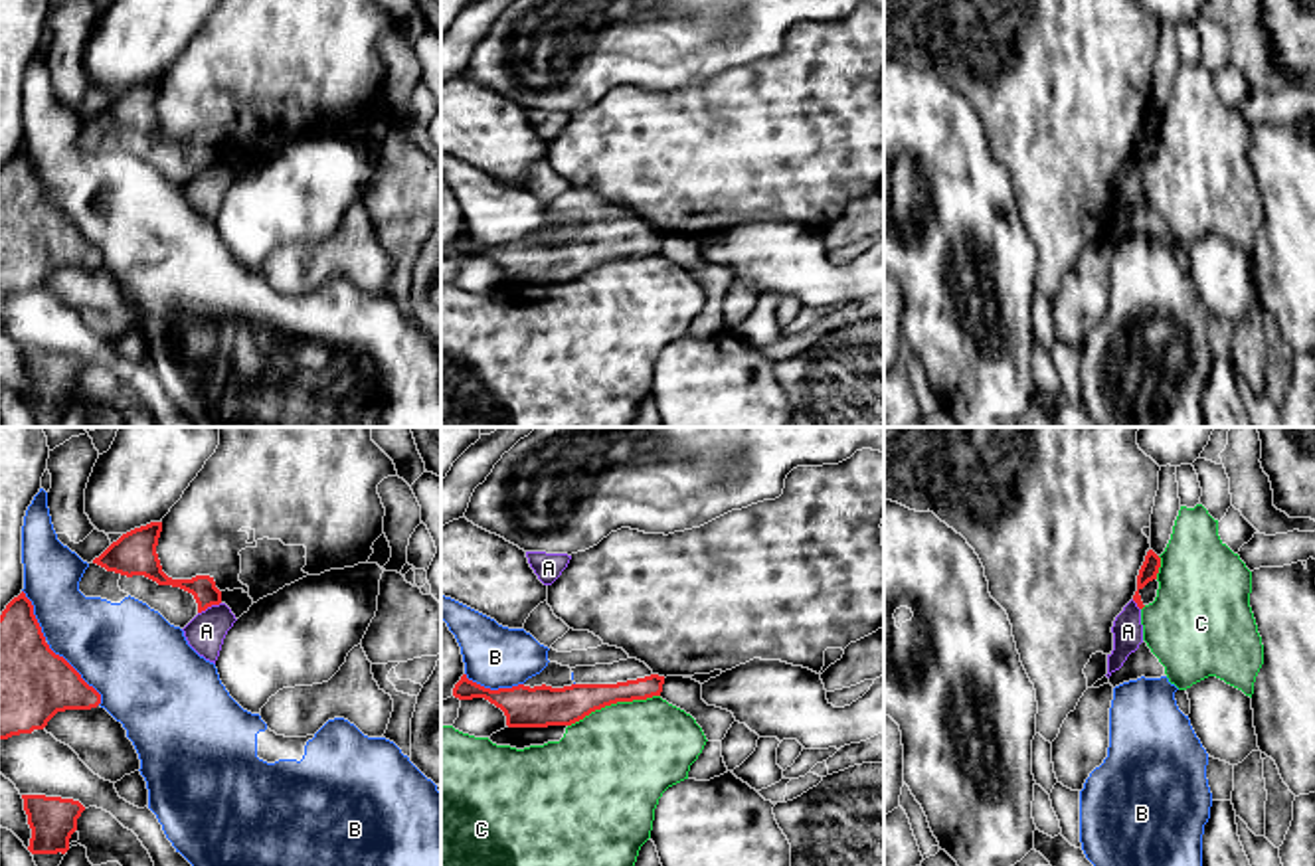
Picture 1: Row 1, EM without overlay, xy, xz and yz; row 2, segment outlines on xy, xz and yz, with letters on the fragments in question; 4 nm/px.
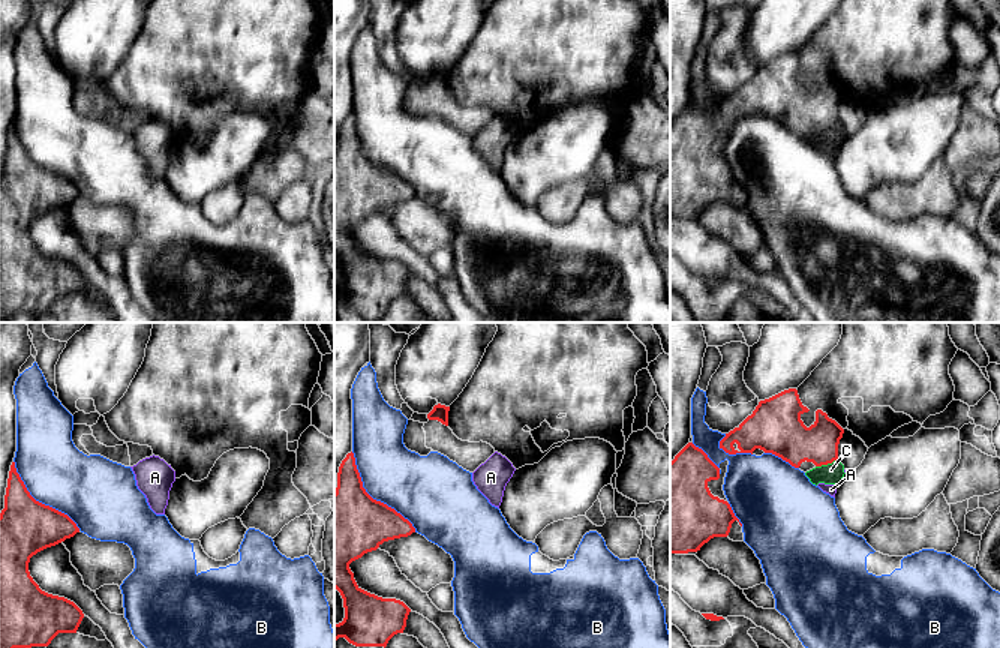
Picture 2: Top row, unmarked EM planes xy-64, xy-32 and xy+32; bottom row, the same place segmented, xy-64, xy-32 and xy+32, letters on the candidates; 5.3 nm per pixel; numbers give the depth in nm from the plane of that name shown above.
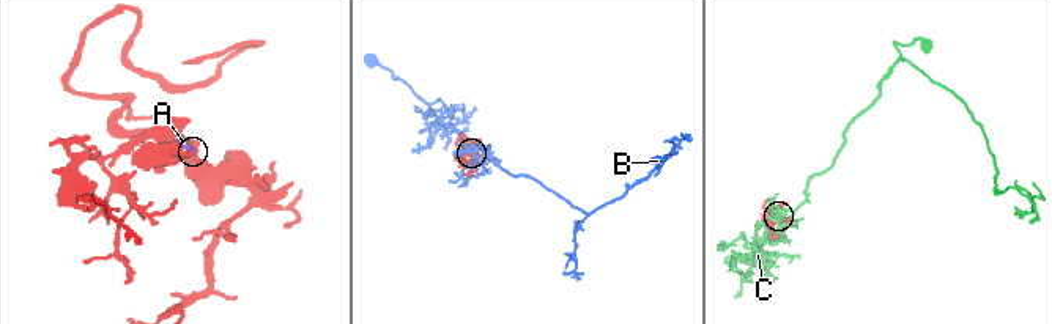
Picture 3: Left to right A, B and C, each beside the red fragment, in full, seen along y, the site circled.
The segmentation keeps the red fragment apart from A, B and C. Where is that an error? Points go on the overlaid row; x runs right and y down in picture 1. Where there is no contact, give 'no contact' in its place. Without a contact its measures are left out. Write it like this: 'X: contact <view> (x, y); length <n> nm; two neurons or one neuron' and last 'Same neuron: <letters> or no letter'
A: contact xy (208, 606); length 110 nm; two neurons
B: contact xy (78, 673); length 340 nm; two neurons
C: contact xz (613, 702); length 400 nm; two neurons
Same neuron: no letter

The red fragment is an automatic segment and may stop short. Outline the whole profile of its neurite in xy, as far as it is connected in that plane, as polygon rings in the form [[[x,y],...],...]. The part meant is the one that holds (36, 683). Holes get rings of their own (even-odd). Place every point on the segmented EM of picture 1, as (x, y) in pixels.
[[[22,591],[0,615],[0,739],[44,730],[65,710],[91,710],[101,694],[55,654]]]

